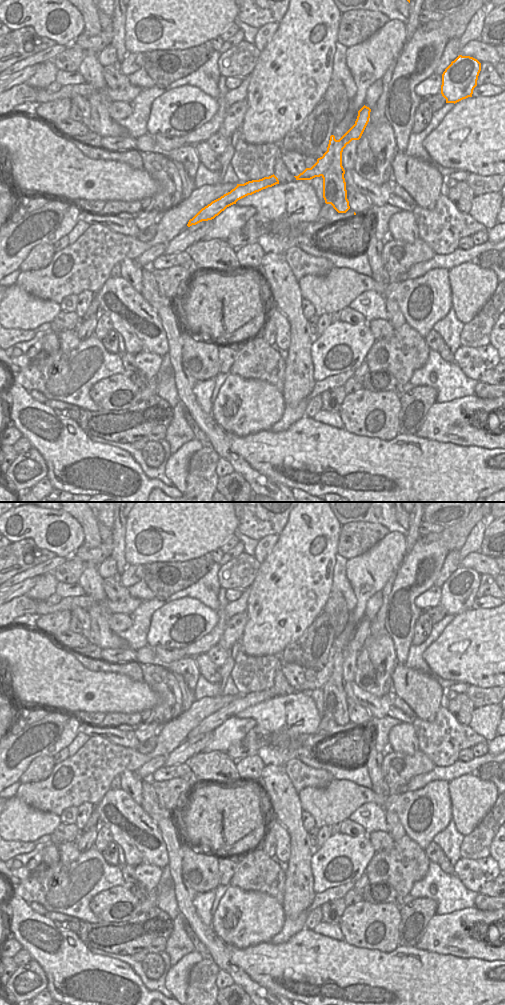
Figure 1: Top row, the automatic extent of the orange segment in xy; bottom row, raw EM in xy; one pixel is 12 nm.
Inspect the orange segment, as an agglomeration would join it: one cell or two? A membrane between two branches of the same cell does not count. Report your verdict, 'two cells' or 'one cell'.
two cells

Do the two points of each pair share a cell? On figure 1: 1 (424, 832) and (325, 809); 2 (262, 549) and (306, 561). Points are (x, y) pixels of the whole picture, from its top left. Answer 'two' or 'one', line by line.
1: one
2: two

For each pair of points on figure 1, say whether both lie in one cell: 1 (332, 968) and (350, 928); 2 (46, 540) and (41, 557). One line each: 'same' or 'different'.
1: different
2: different

